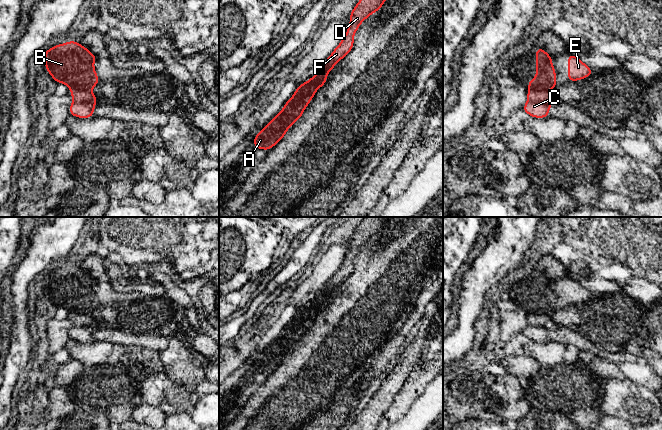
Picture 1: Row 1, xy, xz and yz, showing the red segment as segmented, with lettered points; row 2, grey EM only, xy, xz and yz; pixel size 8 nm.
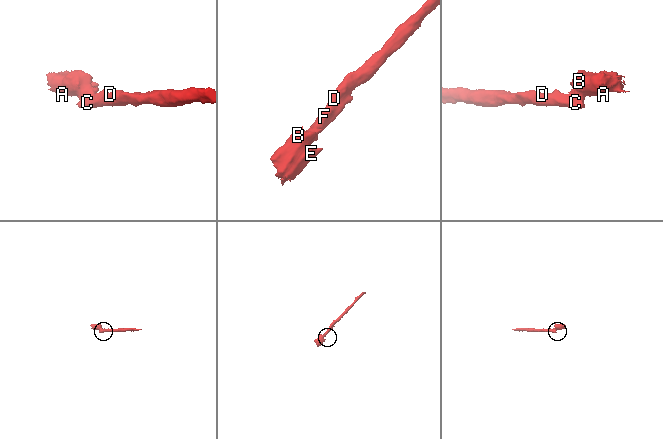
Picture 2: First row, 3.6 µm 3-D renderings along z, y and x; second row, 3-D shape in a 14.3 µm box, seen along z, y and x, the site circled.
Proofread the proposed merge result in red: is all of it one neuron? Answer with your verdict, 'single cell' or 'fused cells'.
fused cells

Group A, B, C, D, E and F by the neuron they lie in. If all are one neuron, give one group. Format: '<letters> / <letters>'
A B E / C D F

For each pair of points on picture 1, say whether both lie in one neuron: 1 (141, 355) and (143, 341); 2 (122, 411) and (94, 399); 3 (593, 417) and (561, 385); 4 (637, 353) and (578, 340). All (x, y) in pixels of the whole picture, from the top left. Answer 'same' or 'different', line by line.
1: different
2: same
3: same
4: same

